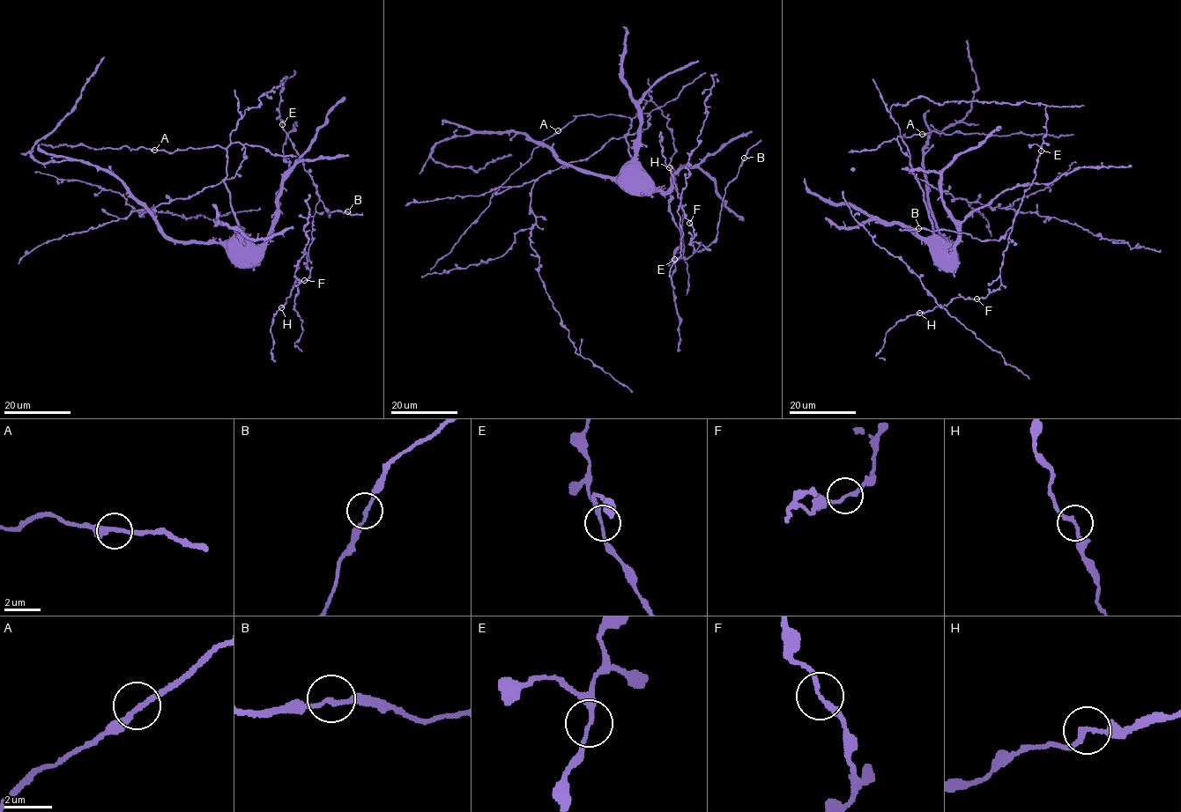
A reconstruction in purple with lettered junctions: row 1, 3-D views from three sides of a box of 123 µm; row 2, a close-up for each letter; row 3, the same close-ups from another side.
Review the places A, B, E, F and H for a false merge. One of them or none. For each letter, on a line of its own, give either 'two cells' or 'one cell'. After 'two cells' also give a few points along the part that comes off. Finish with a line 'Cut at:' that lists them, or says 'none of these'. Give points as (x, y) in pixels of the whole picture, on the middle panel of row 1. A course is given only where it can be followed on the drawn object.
A: one cell
B: one cell
E: one cell
F: one cell
H: one cell
Cut at: none of these

